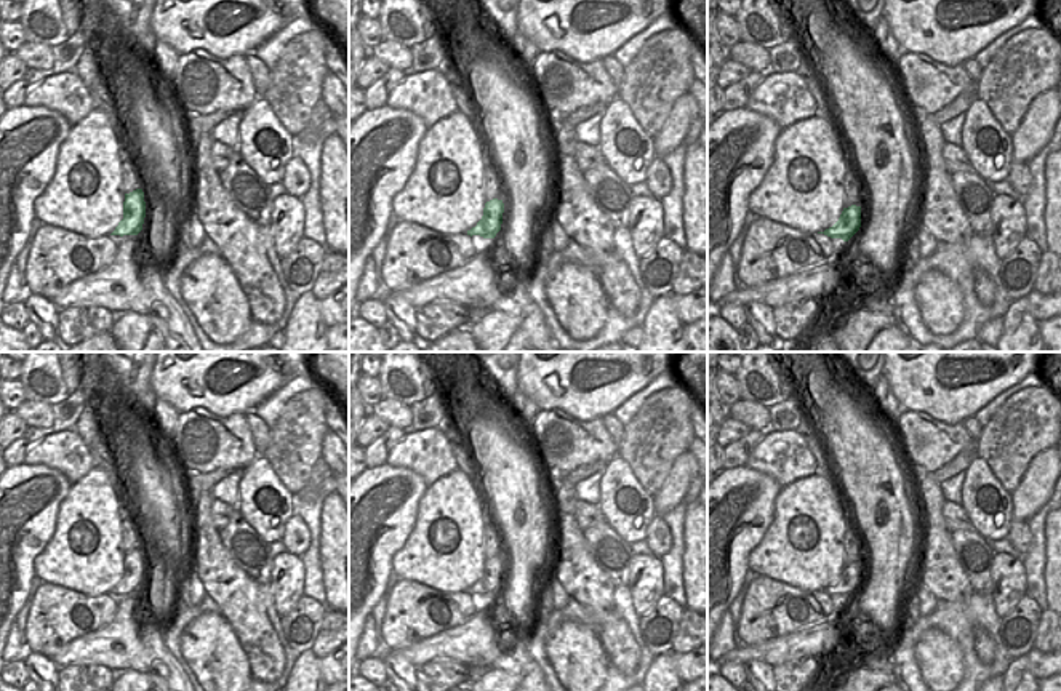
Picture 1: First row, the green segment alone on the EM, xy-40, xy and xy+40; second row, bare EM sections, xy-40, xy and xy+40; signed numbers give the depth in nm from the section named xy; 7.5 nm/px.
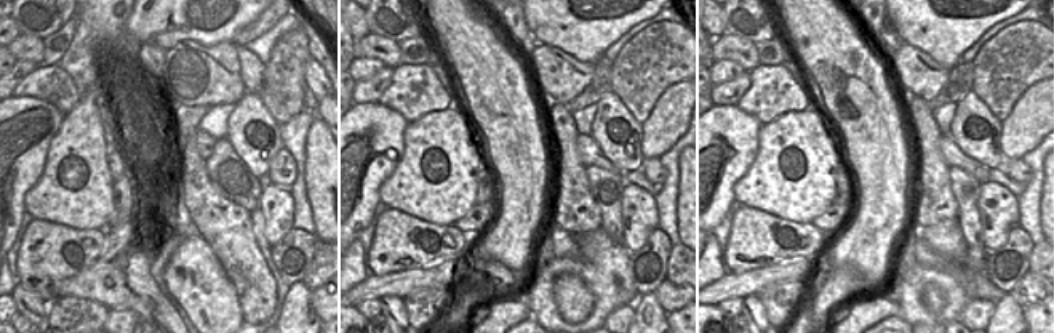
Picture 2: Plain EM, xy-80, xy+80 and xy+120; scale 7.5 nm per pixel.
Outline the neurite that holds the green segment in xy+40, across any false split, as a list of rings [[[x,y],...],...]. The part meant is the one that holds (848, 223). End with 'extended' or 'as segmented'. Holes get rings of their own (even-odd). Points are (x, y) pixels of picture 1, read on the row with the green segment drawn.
[[[851,205],[848,208],[843,208],[839,221],[826,229],[824,234],[831,238],[842,238],[843,242],[848,242],[861,227],[861,206]]]; as segmented

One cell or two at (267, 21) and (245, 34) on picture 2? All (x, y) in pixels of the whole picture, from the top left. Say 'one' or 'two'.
one

